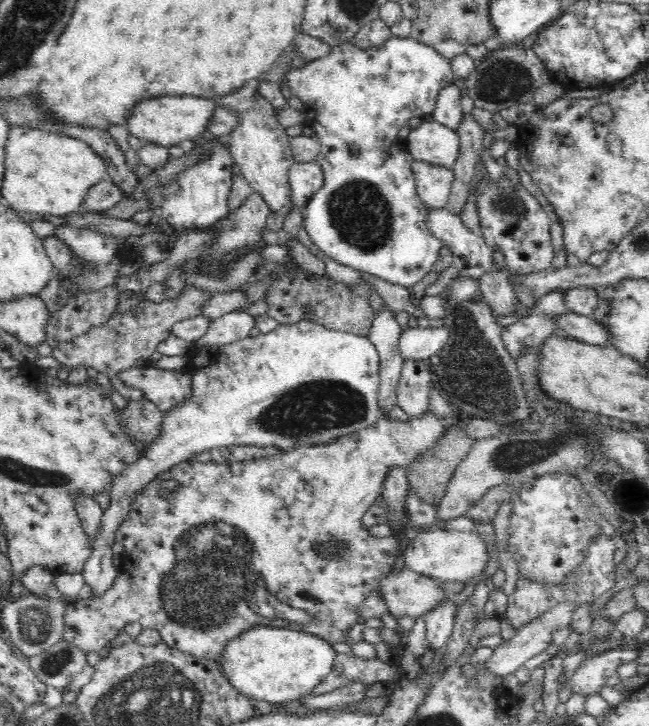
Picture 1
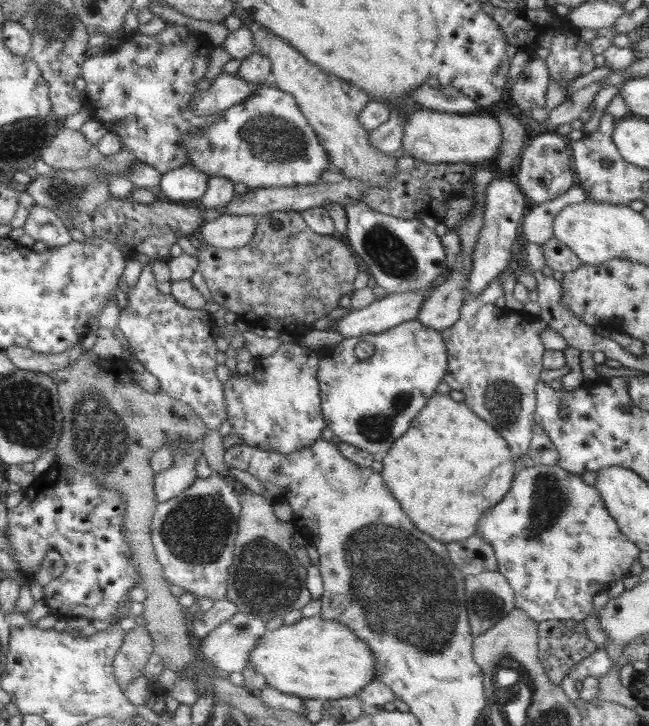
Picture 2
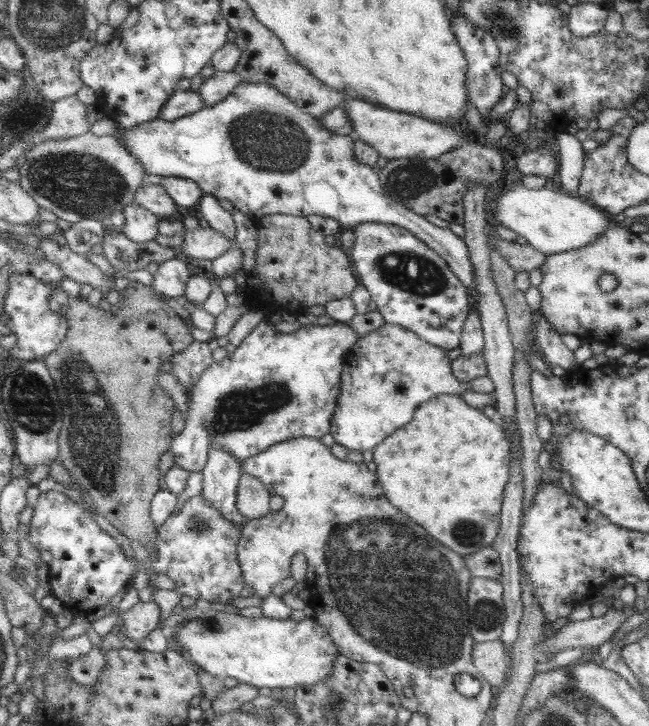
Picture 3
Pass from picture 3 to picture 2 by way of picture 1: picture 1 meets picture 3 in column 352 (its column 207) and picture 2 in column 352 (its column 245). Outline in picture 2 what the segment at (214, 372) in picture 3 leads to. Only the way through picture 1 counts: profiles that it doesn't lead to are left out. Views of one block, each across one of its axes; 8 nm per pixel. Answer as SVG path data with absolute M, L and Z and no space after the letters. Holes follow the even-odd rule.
M398 293L377 299L365 309L351 311L335 321L333 332L344 339L358 338L379 334L404 322L418 318L421 306L427 297L418 293Z

